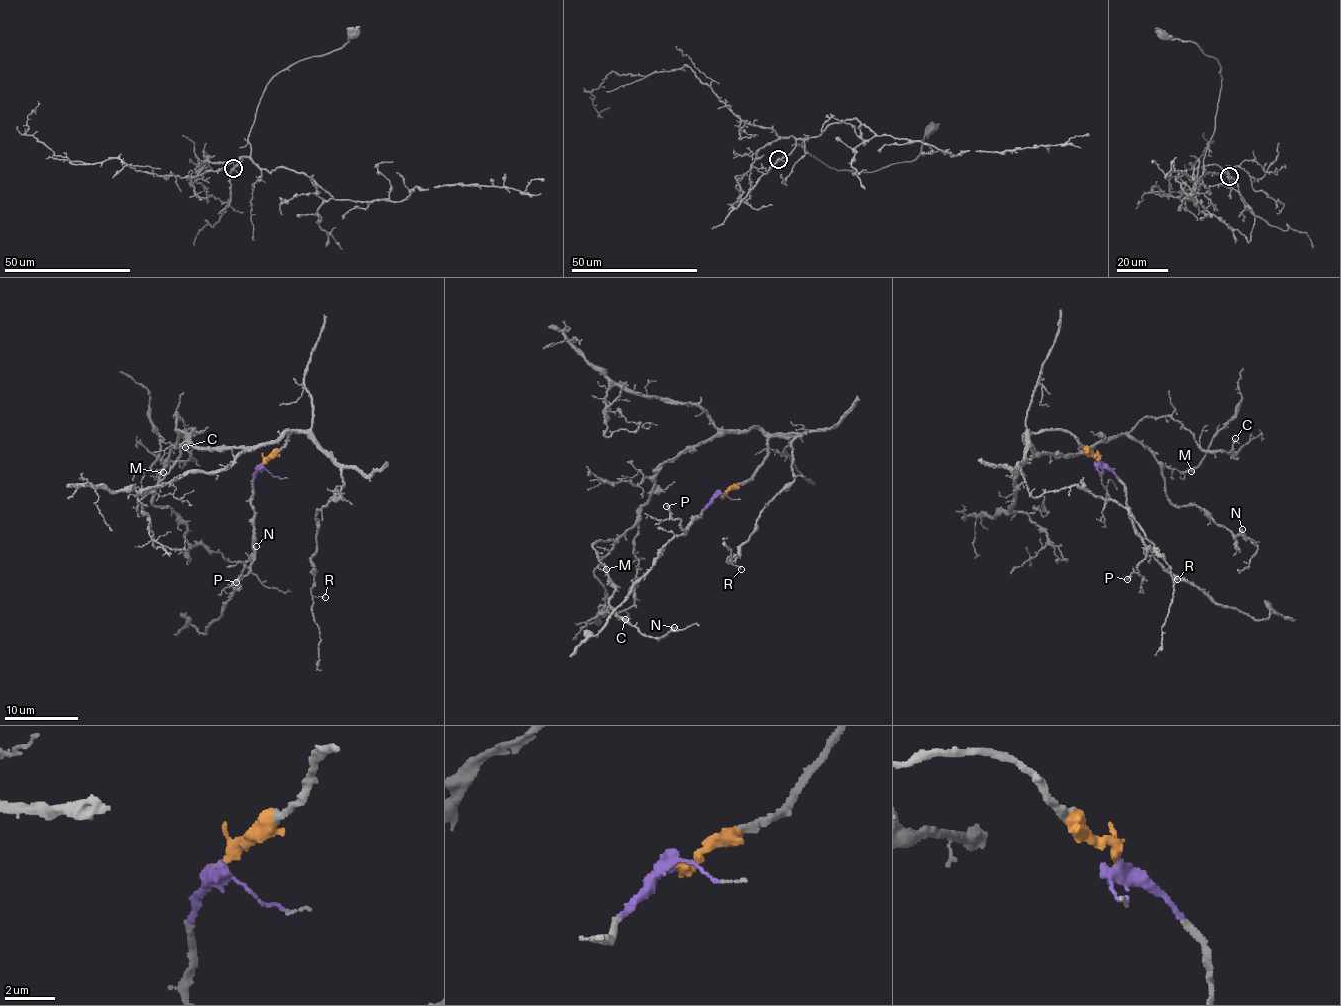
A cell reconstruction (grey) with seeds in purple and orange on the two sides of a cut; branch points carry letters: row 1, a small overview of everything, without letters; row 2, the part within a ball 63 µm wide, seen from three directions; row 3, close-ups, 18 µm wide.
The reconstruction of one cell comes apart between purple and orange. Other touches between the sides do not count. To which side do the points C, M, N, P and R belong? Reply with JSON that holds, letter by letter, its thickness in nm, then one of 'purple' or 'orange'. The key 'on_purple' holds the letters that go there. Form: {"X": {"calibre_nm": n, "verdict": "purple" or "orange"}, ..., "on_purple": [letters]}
{"C": {"calibre_nm": 130, "verdict": "orange"}, "M": {"calibre_nm": 140, "verdict": "orange"}, "N": {"calibre_nm": 110, "verdict": "orange"}, "P": {"calibre_nm": 200, "verdict": "purple"}, "R": {"calibre_nm": 110, "verdict": "orange"}, "on_purple": ["P"]}

